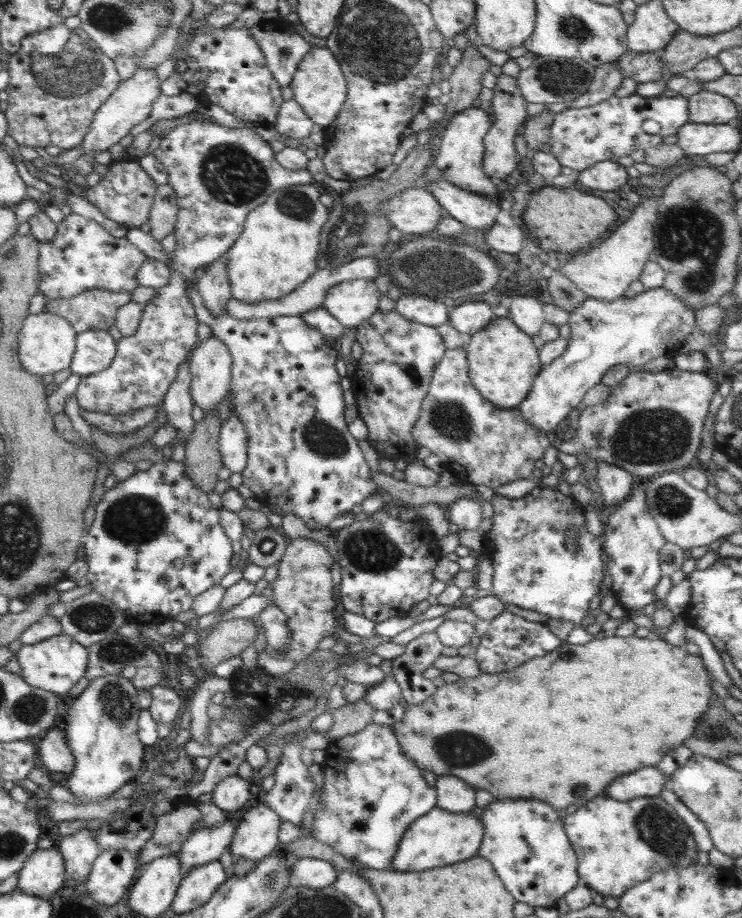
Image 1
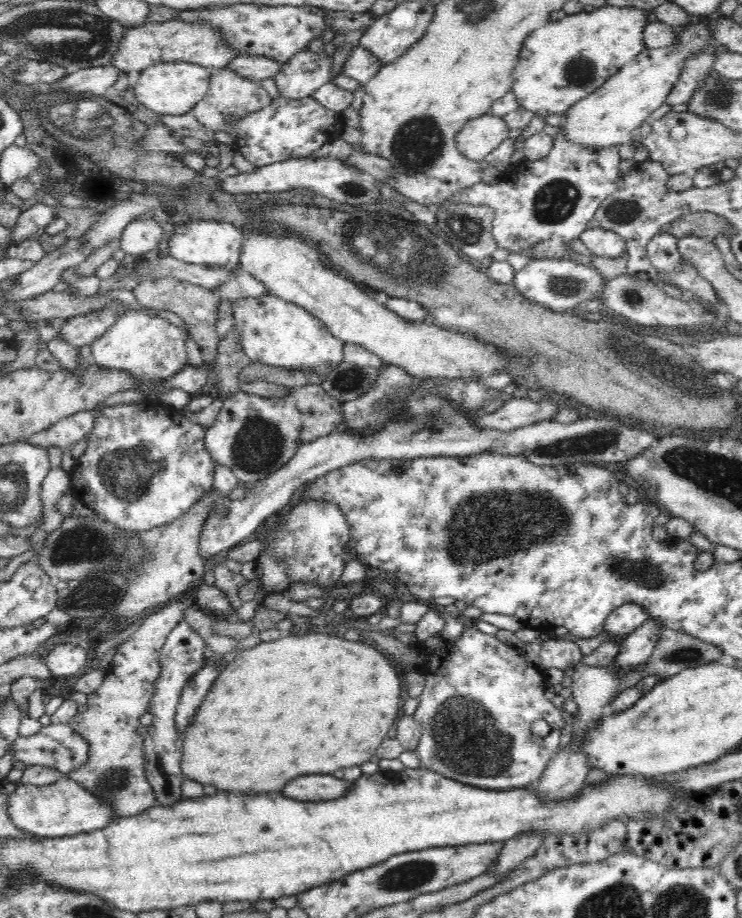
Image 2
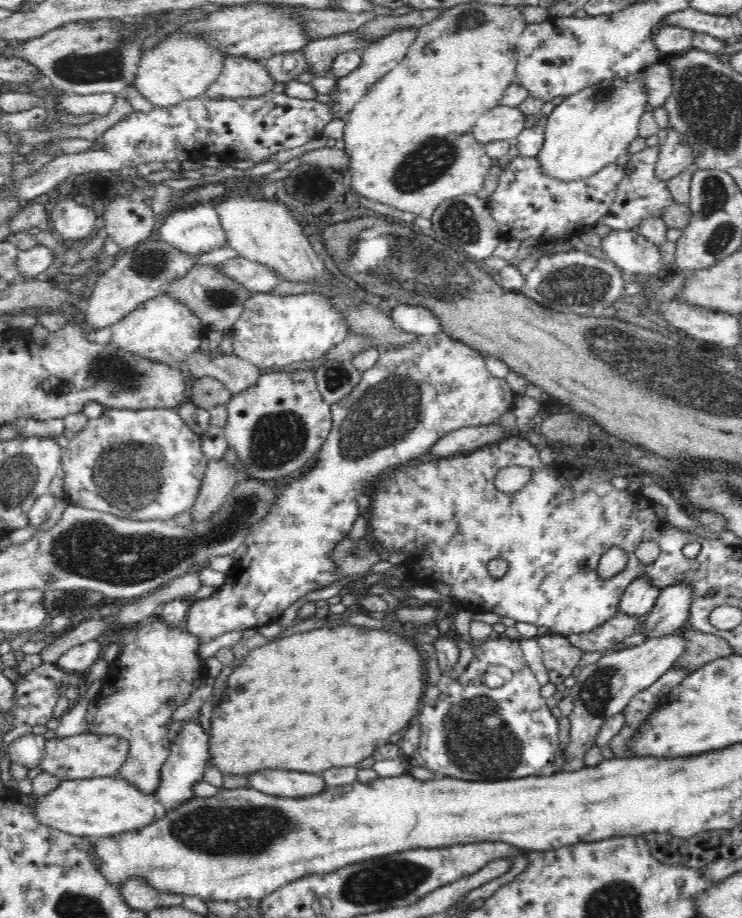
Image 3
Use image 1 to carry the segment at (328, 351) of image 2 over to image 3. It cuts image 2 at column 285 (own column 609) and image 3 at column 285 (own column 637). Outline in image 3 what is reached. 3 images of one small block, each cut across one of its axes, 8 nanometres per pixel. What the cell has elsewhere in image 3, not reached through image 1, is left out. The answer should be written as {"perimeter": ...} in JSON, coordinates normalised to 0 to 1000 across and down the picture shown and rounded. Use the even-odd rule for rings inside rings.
{"perimeter":[[[431,318],[415,320],[385,320],[372,322],[364,319],[344,319],[334,324],[323,346],[309,359],[314,370],[313,387],[342,395],[354,404],[376,402],[377,399],[407,392],[437,389],[450,376],[462,371],[470,363],[469,354],[450,332]]]}

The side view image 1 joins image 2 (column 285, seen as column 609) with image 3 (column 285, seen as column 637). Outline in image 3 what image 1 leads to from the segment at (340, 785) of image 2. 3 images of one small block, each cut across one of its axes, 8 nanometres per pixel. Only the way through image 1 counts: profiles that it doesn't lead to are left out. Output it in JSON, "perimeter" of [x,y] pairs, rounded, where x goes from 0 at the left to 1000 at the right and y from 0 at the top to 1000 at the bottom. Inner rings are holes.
{"perimeter":[[[353,839],[334,843],[334,855],[350,863],[380,869],[410,869],[431,865],[442,857],[434,844],[385,839]]]}

